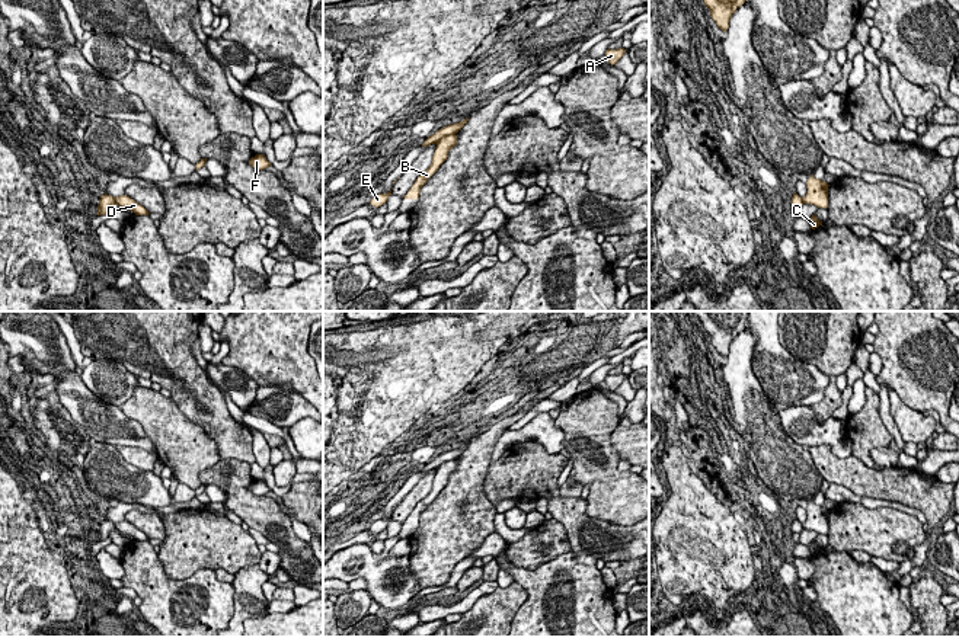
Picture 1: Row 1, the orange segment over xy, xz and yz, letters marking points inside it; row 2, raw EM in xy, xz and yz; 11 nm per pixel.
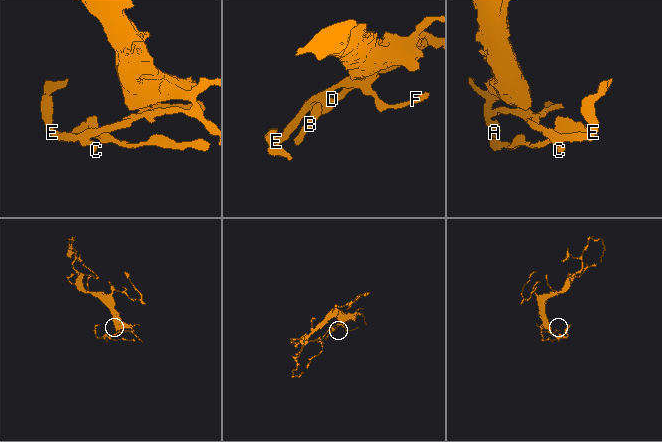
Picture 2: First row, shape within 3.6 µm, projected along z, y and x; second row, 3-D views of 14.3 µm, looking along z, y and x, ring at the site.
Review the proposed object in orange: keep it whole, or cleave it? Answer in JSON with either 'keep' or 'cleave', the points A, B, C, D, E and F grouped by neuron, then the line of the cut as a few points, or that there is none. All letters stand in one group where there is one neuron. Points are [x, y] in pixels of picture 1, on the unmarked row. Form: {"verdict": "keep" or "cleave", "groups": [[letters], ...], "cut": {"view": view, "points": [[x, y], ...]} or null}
{"verdict": "cleave", "groups": [["A", "C", "E", "F"], ["B", "D"]], "cut": {"view": "xz", "points": [[454, 458], [441, 463], [435, 469]]}}

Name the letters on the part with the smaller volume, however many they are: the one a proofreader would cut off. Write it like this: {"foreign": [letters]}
{"foreign": ["B", "D"]}

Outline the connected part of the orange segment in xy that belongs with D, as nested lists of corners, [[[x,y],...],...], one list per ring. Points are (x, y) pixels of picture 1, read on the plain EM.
[[[127,521],[116,522],[115,526],[116,526],[116,531],[119,531],[121,534],[128,534],[135,541],[148,541],[150,540],[143,531],[140,531],[138,528],[135,528],[134,525],[131,525]]]

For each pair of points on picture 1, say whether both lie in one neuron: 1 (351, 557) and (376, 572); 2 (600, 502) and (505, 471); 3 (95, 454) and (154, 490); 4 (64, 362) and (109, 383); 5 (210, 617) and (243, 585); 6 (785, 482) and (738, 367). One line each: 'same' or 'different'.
1: same
2: different
3: same
4: different
5: different
6: same

